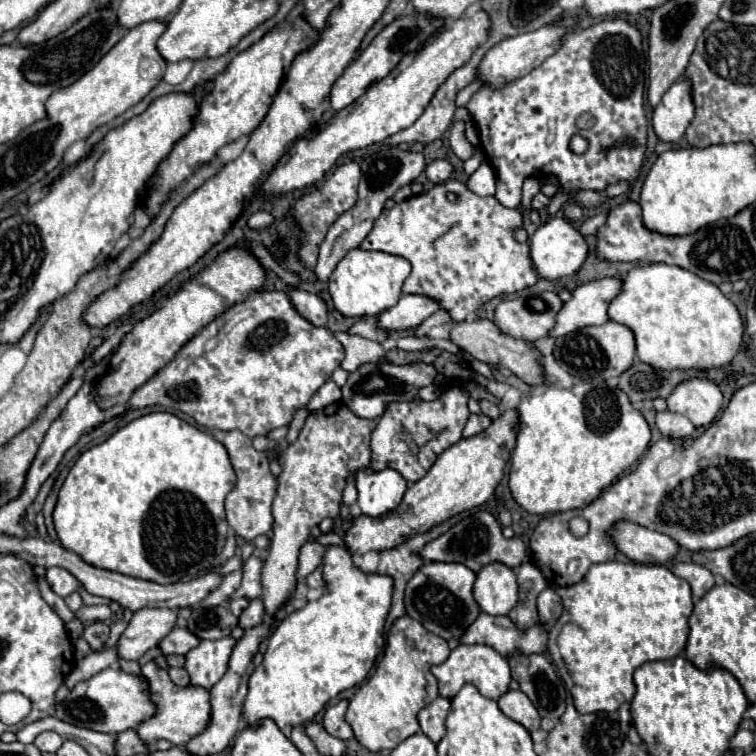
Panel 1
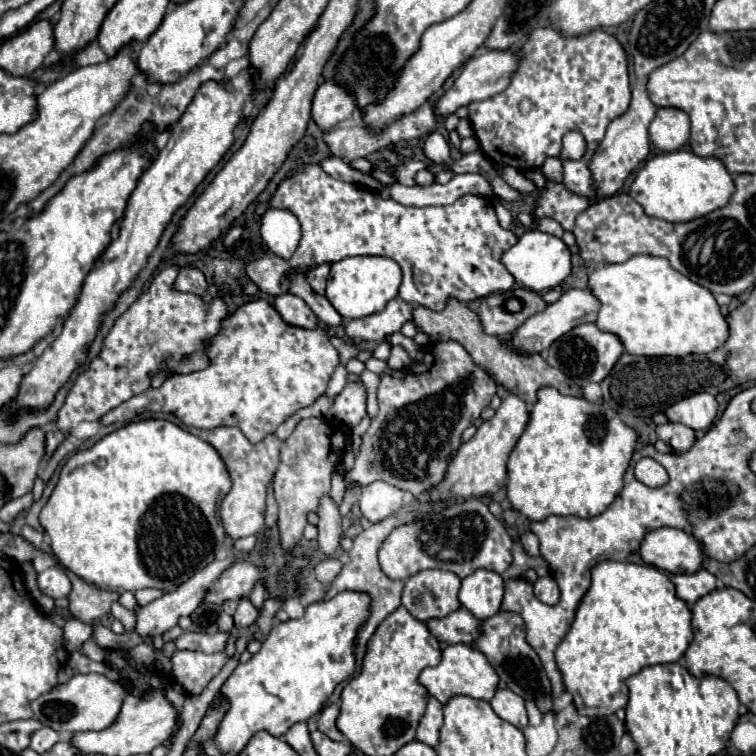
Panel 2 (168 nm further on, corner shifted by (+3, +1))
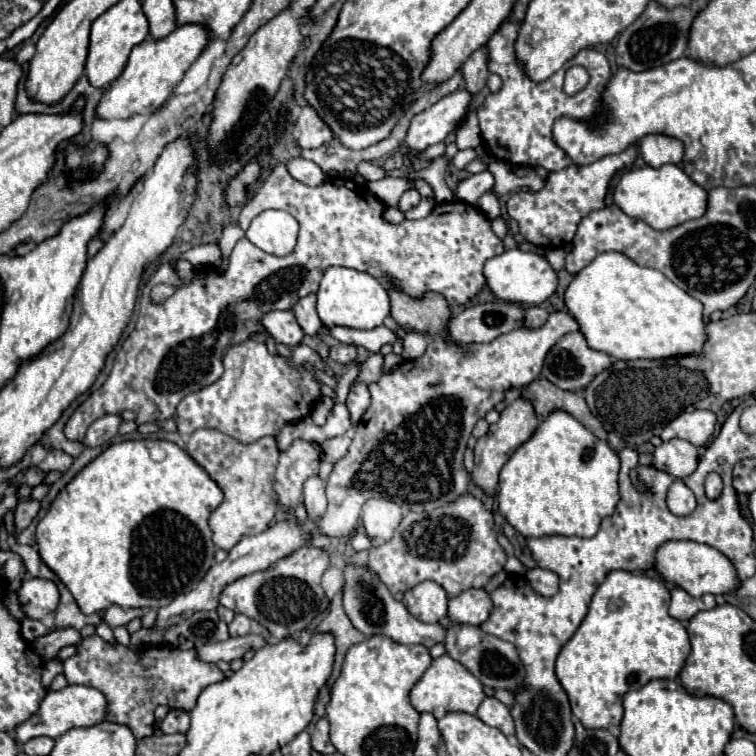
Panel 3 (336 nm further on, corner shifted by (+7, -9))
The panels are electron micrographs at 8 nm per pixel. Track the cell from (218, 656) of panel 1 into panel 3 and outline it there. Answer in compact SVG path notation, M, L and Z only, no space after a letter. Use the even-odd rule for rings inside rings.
M96 634L84 638L78 644L78 654L64 662L64 676L68 684L84 684L104 692L108 700L106 720L128 724L136 738L146 738L153 734L154 710L158 704L190 712L206 686L224 680L224 672L216 664L204 664L196 660L194 648L178 650L170 646L150 646L134 652L122 644L112 648Z

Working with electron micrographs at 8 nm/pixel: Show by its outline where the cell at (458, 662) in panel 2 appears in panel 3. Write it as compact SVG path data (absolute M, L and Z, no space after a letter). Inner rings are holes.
M448 654L434 658L430 668L418 680L418 684L410 690L410 702L418 712L430 712L436 718L442 718L448 712L468 712L476 714L478 706L486 698L484 686L476 676L472 676L458 660L452 660Z

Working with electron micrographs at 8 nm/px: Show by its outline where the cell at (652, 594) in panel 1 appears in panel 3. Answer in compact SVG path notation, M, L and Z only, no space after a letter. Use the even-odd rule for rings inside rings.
M612 570L598 586L586 618L564 644L556 660L556 676L568 694L572 714L584 724L584 728L608 728L610 724L618 724L622 718L622 696L628 690L638 690L654 678L678 676L690 652L690 640L682 622L668 614L668 604L670 592L664 582L644 574Z

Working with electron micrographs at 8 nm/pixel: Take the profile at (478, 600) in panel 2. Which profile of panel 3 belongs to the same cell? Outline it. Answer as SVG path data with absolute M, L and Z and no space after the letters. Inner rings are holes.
M470 588L450 600L448 616L452 622L458 622L458 624L480 626L482 622L488 620L492 608L494 606L492 606L490 594L484 588Z

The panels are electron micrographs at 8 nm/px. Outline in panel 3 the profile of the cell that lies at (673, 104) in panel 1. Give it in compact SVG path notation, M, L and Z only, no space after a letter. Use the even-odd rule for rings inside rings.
M648 134L640 140L640 154L646 164L654 168L662 164L680 164L684 156L684 144L666 134Z

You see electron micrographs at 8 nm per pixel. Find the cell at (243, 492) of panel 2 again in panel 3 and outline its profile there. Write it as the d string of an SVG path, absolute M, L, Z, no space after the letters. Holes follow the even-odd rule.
M196 430L188 438L186 452L216 480L224 492L224 502L210 516L210 528L218 548L232 550L242 536L260 534L268 528L278 510L278 504L274 502L272 480L280 450L272 436L264 436L252 444L240 444L218 430Z

